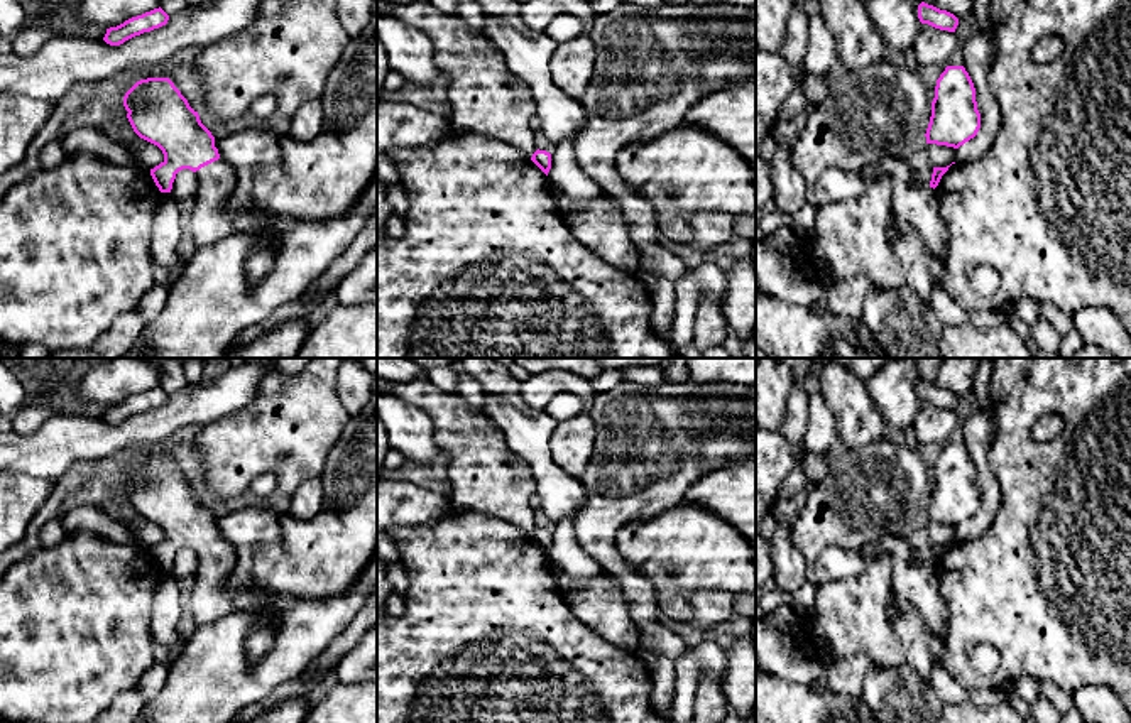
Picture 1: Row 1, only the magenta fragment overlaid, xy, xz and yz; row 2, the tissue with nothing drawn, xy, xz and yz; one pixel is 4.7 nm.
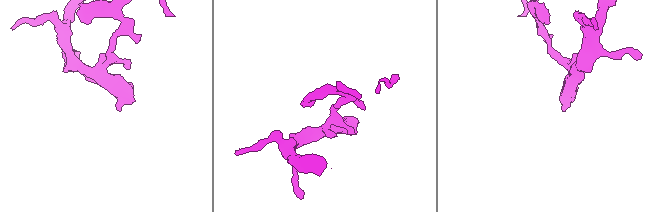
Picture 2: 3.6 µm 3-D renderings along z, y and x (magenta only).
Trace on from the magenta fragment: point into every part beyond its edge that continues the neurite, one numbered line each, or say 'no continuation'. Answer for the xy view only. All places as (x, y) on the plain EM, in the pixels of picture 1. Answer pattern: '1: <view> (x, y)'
1: xy (208, 602)

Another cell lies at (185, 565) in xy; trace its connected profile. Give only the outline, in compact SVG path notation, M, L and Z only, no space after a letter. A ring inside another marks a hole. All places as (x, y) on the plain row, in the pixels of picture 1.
M183 547L176 552L172 568L167 571L171 578L183 584L189 584L198 569L198 554L189 547Z

